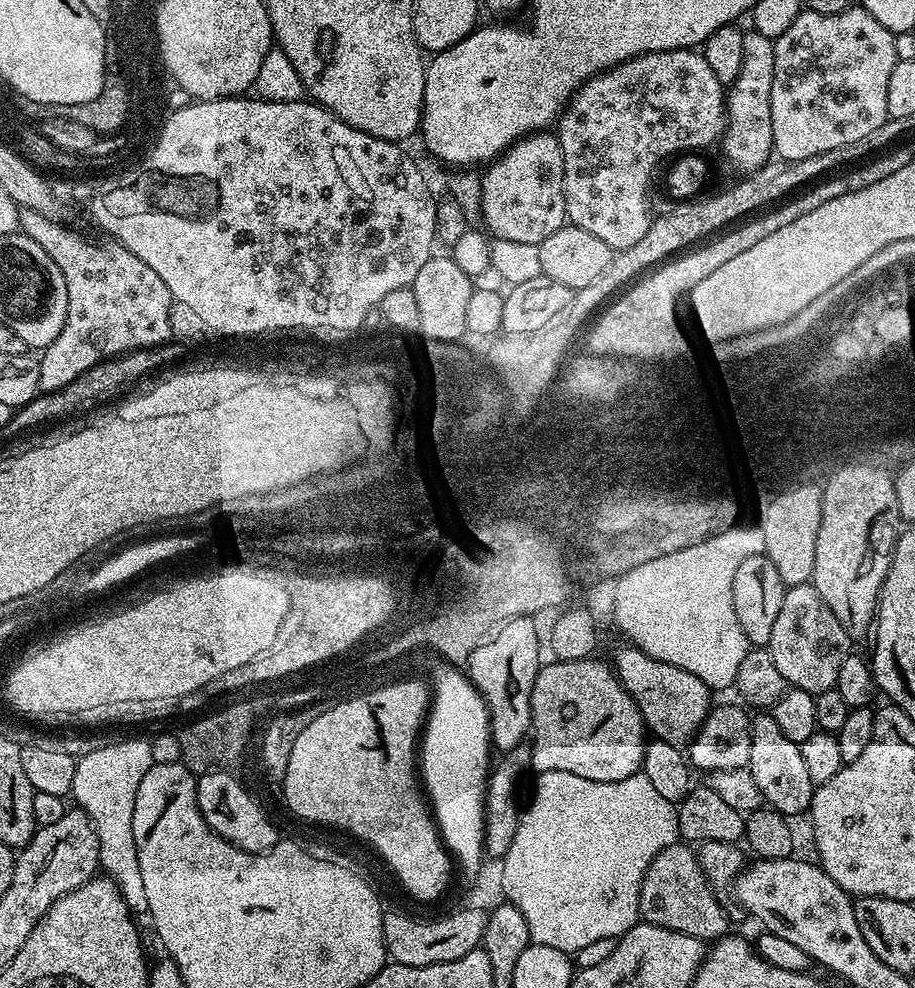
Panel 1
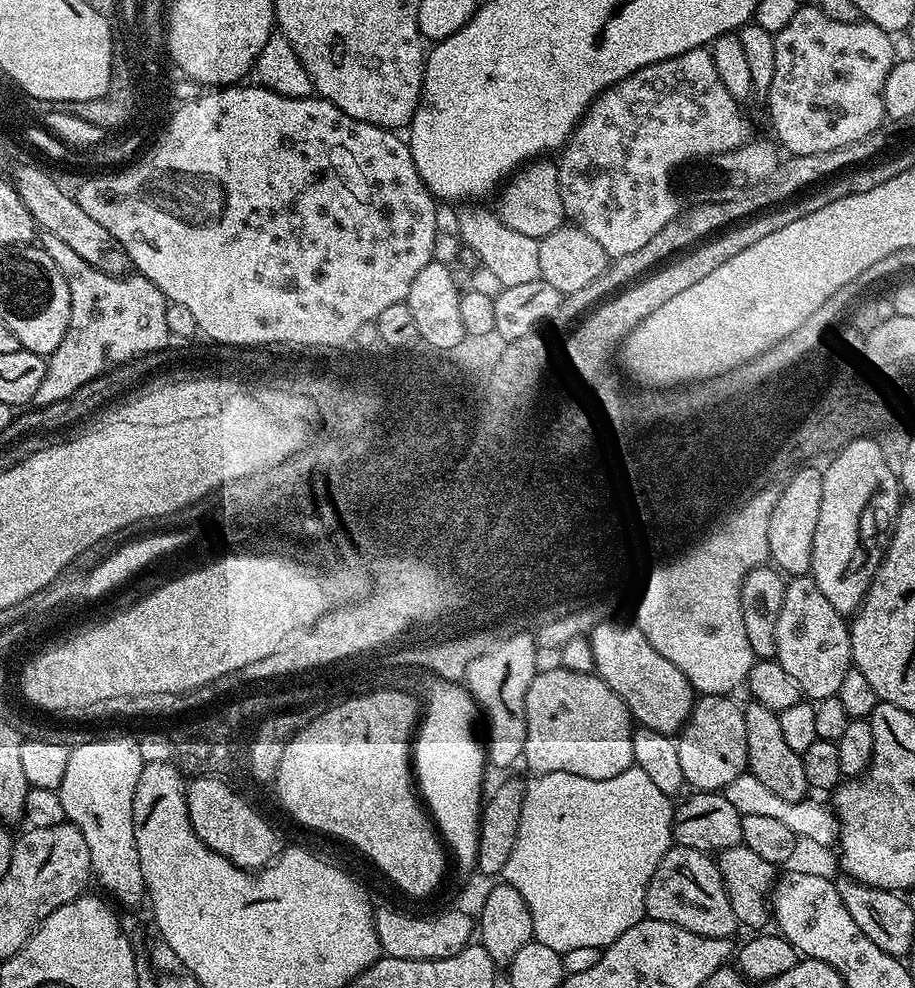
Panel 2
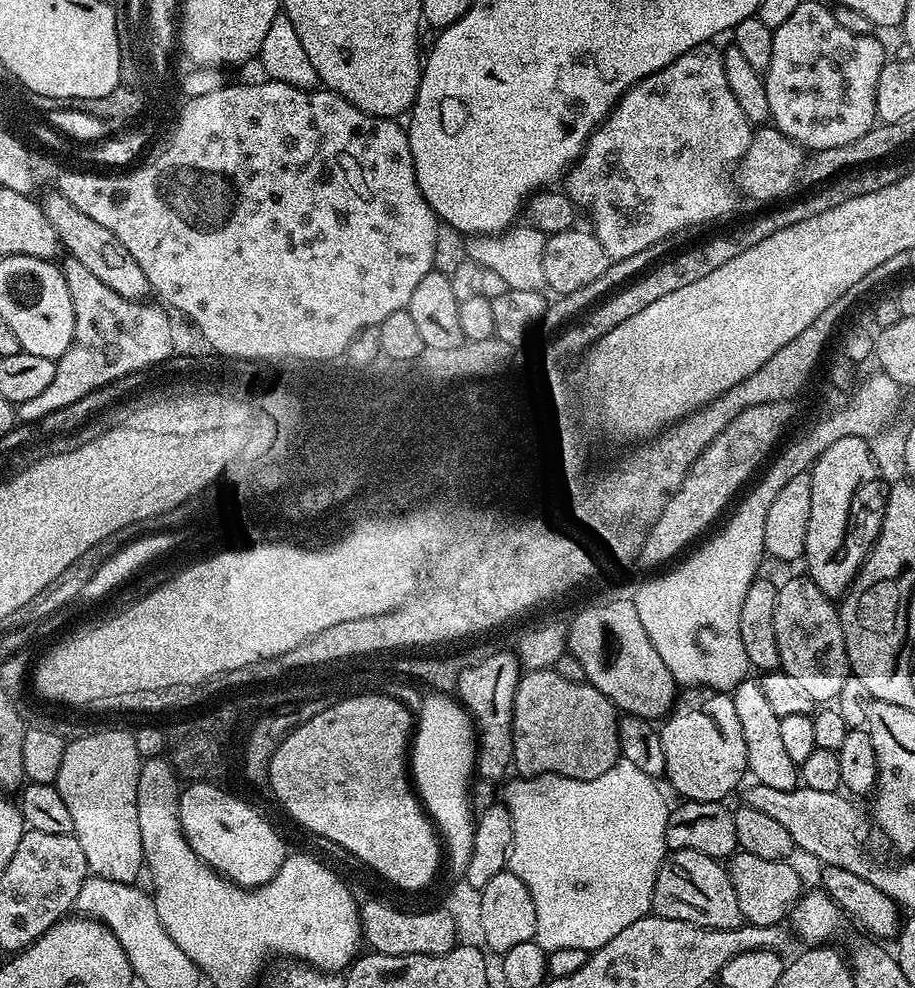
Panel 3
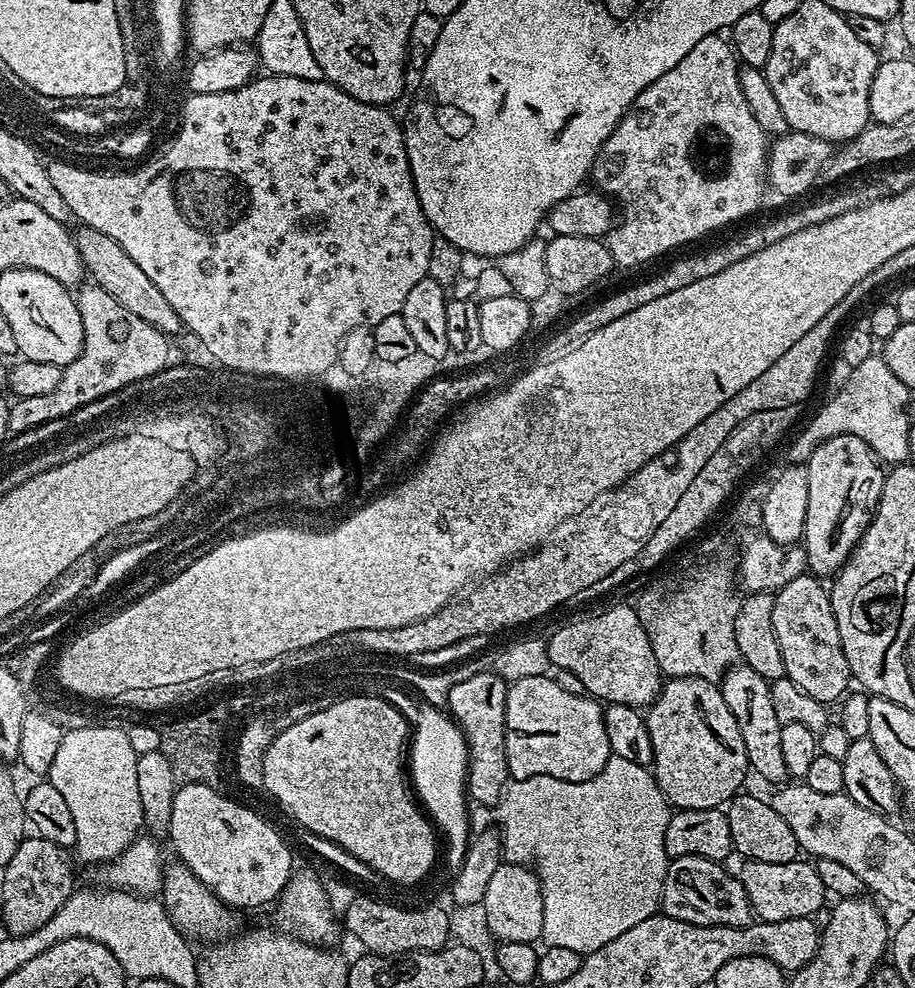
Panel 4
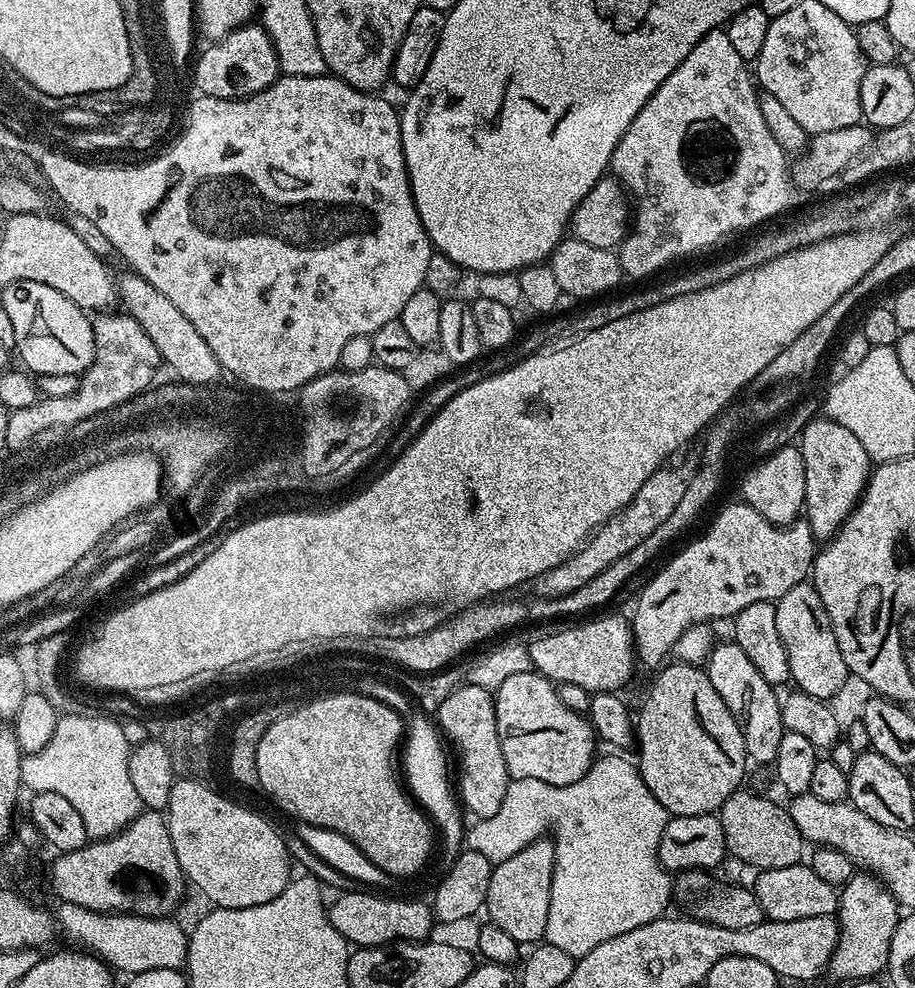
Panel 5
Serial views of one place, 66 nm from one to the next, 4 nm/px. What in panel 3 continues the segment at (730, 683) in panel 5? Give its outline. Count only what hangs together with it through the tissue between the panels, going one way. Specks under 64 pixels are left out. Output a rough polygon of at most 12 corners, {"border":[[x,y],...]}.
{"border":[[759,679],[730,694],[751,779],[773,790],[800,784]]}

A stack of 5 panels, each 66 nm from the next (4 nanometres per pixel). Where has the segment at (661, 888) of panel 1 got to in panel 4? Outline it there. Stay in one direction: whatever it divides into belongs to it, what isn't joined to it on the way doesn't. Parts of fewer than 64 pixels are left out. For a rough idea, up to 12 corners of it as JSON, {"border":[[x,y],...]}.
{"border":[[673,857],[661,913],[702,926],[746,926],[754,913],[719,861]]}

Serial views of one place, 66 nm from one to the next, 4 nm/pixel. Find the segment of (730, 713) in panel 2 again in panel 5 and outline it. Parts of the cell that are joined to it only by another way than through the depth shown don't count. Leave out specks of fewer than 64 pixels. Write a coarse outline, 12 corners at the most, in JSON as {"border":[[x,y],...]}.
{"border":[[668,662],[635,717],[642,782],[719,813],[749,763],[703,667]]}

